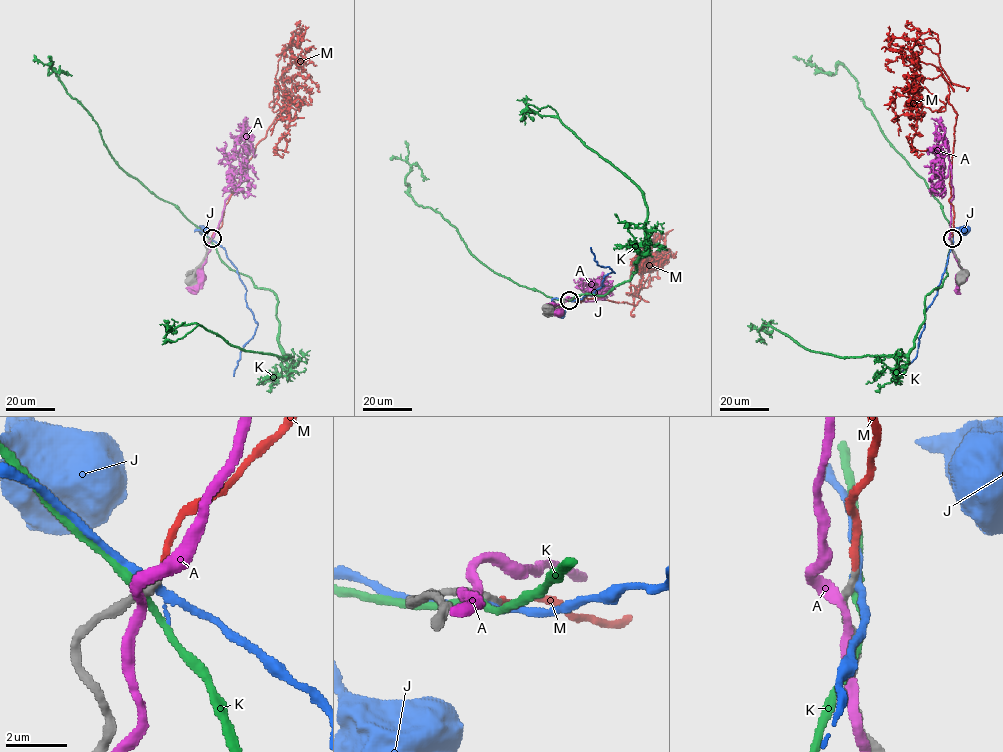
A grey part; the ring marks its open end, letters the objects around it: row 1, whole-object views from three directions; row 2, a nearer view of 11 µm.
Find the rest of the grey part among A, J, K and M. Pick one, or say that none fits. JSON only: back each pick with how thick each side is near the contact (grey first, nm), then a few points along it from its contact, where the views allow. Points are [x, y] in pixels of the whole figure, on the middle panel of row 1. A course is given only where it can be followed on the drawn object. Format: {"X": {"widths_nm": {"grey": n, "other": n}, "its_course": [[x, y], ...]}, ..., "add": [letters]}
{"M": {"widths_nm": {"grey": 240, "other": 220}, "its_course": [[568, 300], [635, 305], [640, 296], [626, 293], [634, 261], [645, 261], [646, 240], [628, 247]]}, "add": ["M"]}

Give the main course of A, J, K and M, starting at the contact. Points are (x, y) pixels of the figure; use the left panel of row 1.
A: (209, 240), (209, 251), (200, 276)
J: (211, 239), (195, 230), (203, 229)
K: (210, 240), (224, 263), (277, 296), (279, 346), (290, 356), (243, 351), (198, 325), (167, 340), (174, 341)
M: (211, 238), (282, 107), (279, 95), (269, 106), (277, 83), (288, 94), (289, 117), (278, 119), (271, 135)

